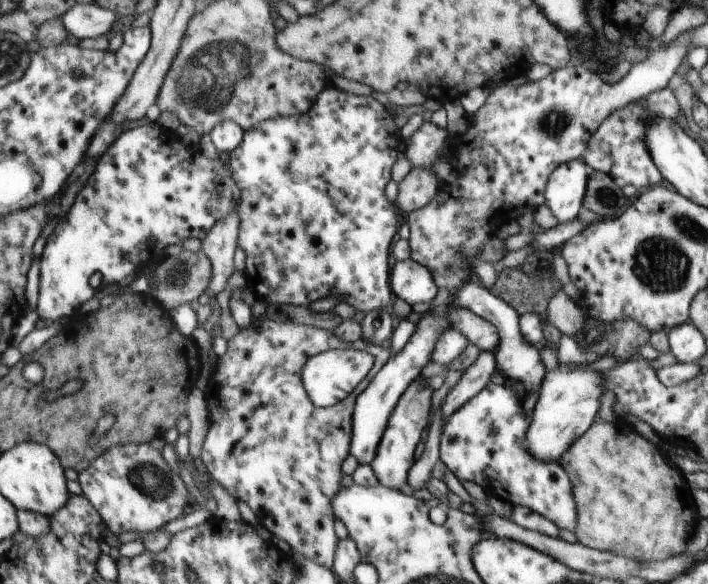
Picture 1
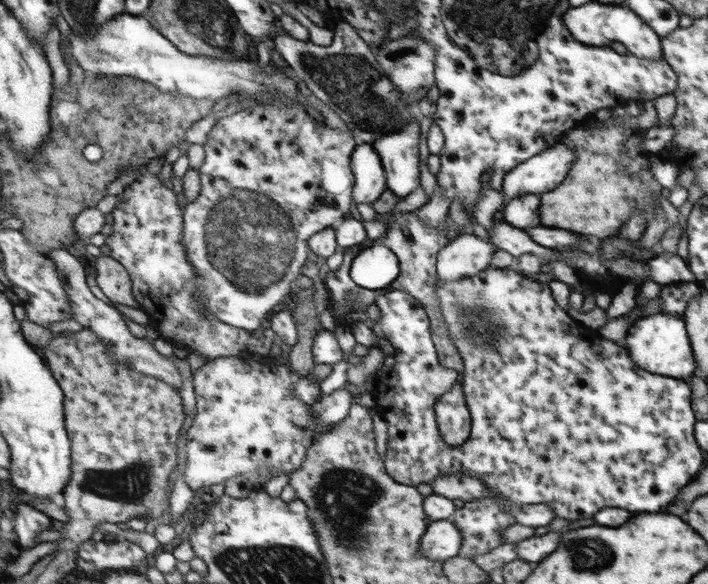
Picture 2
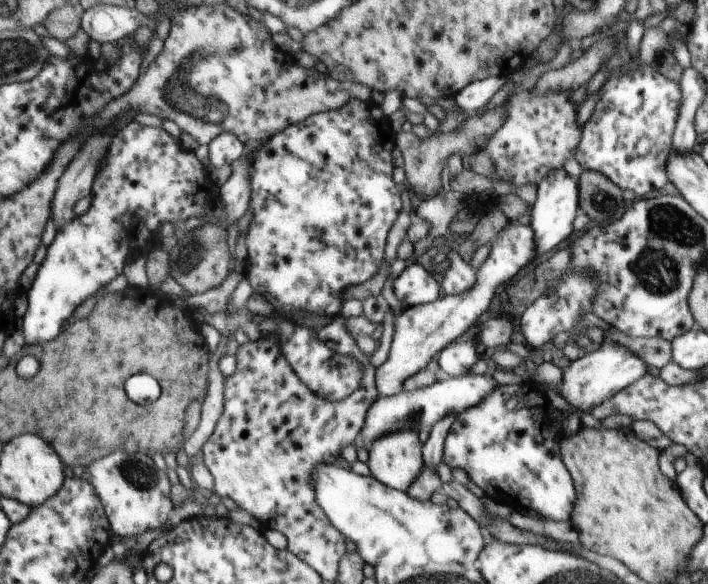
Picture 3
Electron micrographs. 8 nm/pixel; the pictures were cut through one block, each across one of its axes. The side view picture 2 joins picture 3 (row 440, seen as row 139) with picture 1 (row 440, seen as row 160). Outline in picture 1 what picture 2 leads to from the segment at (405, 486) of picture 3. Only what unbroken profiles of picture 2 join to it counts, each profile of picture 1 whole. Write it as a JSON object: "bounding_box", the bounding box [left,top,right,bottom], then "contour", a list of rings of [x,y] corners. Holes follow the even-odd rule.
{"bounding_box":[370,376,432,489],"contour":[[[422,376],[416,377],[400,397],[388,419],[376,456],[370,464],[380,485],[400,489],[408,482],[409,470],[415,463],[414,450],[422,438],[424,428],[428,426],[428,414],[432,410],[430,398],[432,398],[432,387],[422,380]]]}

